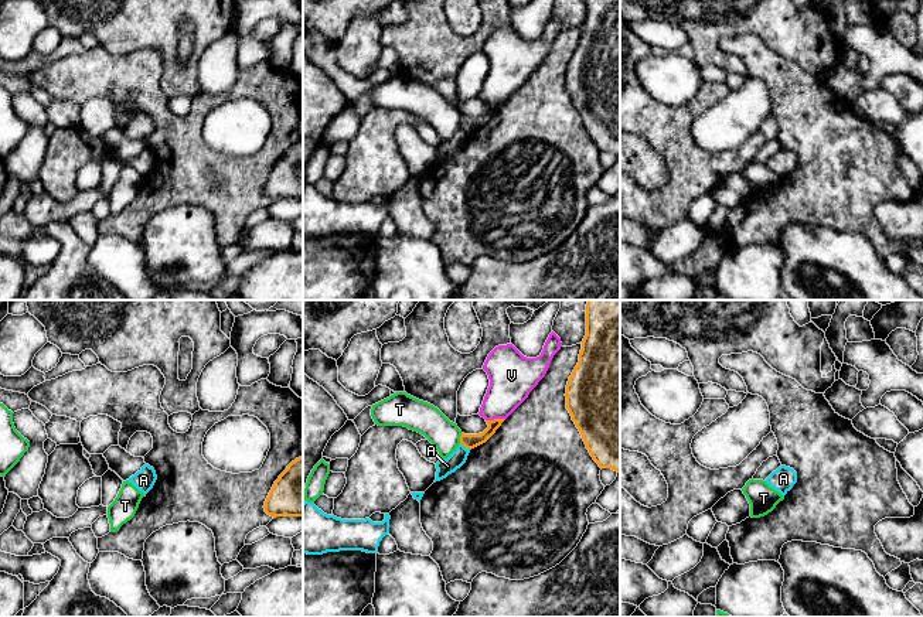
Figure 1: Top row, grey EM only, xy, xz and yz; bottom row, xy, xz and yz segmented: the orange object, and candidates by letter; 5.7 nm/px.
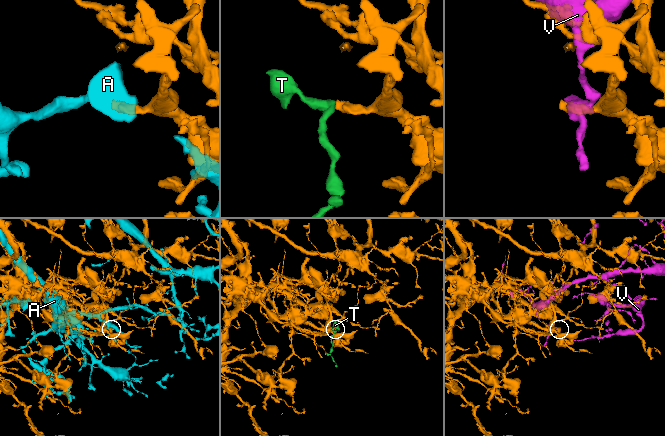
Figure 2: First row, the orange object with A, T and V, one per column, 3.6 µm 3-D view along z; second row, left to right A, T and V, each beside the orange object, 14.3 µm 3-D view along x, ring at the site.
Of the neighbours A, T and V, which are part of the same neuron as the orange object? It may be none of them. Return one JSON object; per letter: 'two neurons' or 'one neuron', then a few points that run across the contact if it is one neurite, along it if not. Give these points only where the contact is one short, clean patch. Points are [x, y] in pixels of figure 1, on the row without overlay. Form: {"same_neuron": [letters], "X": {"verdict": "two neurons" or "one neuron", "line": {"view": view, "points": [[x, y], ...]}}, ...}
{"same_neuron": [], "A": {"verdict": "two neurons"}, "T": {"verdict": "two neurons", "line": {"view": "xz", "points": [[462, 116], [459, 126]]}}, "V": {"verdict": "two neurons"}}

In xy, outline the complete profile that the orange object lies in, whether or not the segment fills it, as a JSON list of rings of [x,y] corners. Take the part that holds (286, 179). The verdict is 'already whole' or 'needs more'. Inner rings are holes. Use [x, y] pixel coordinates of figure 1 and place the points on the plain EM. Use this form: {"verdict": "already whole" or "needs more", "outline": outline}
{"verdict": "already whole", "outline": [[[303,139],[292,144],[275,164],[265,195],[276,200],[303,200]]]}

